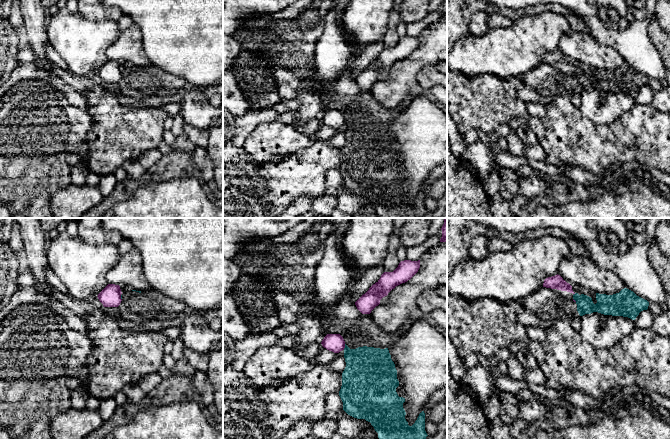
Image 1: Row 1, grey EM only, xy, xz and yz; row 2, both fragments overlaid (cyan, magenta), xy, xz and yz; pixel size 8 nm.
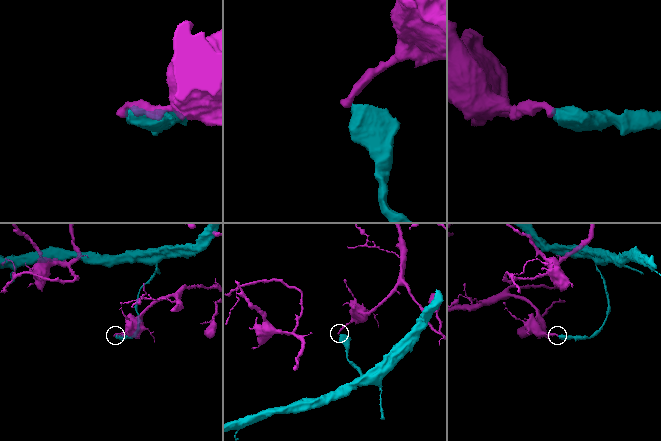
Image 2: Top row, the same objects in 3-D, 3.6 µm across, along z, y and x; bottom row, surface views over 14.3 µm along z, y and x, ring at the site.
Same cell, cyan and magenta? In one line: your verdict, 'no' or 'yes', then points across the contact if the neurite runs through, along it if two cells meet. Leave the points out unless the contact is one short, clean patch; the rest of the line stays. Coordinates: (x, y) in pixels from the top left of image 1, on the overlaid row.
no; border xz (345, 344), (343, 349)

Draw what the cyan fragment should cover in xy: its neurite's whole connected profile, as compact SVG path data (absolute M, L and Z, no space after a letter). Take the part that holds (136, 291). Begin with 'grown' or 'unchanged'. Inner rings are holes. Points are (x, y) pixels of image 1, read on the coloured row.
grown; M156 290L122 292L118 306L120 315L129 322L143 323L150 320L174 319L185 314L186 305Z

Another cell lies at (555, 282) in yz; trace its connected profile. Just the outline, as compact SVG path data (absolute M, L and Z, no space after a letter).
M560 275L548 277L544 280L543 287L557 289L561 291L567 291L573 293L572 286L567 283Z

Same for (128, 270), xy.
M135 248L122 254L119 261L107 272L108 284L127 285L136 291L151 291L142 269L142 257Z

